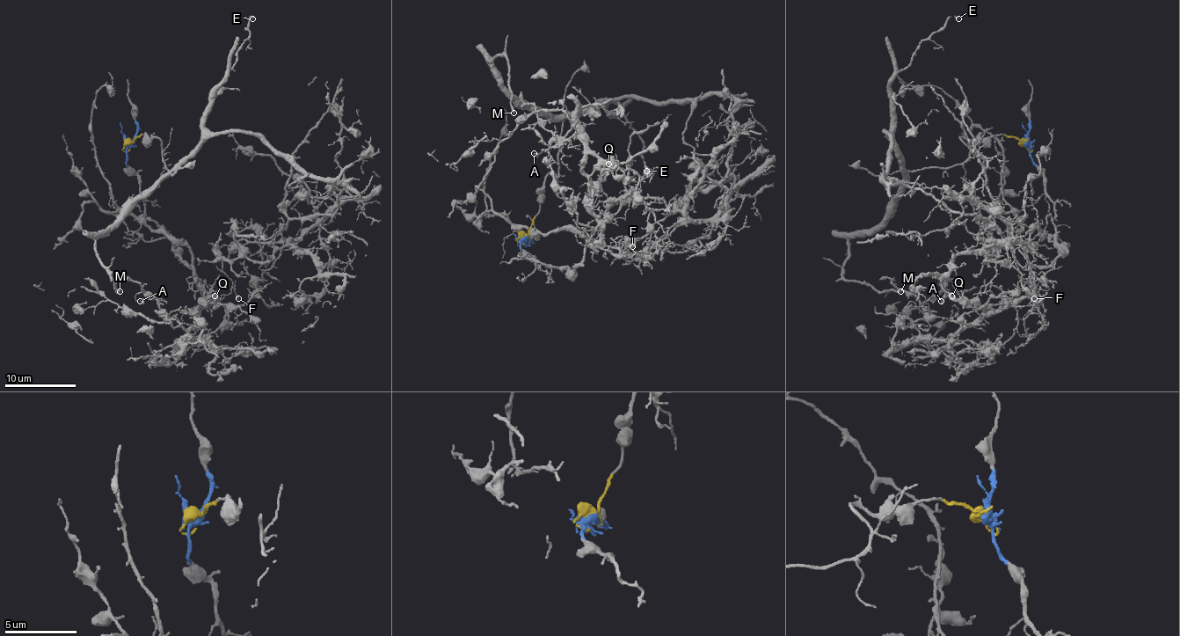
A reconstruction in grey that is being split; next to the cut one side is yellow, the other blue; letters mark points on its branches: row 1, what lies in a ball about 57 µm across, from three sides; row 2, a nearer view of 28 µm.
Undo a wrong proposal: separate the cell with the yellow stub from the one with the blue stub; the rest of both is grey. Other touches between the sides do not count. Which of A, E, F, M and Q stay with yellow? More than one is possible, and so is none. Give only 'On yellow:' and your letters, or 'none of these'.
On yellow: E, F, M

